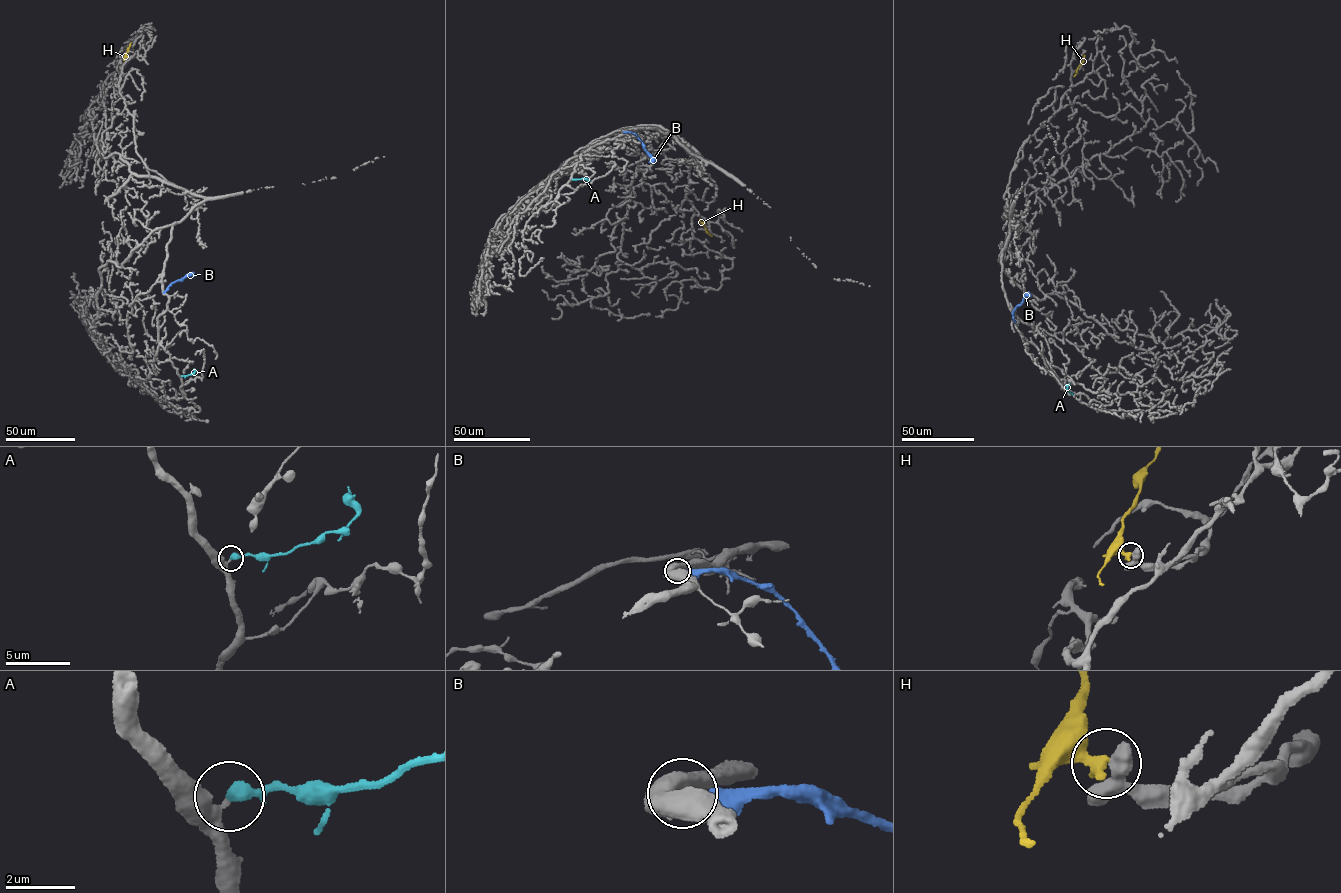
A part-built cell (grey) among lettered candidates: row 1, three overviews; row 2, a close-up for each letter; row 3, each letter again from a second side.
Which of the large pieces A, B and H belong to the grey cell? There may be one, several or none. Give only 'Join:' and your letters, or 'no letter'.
Join: A

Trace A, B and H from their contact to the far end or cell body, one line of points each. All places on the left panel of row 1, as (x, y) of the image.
A: (181, 376), (192, 373), (194, 368)
B: (163, 292), (173, 282), (193, 272)
H: (127, 57), (131, 43)

